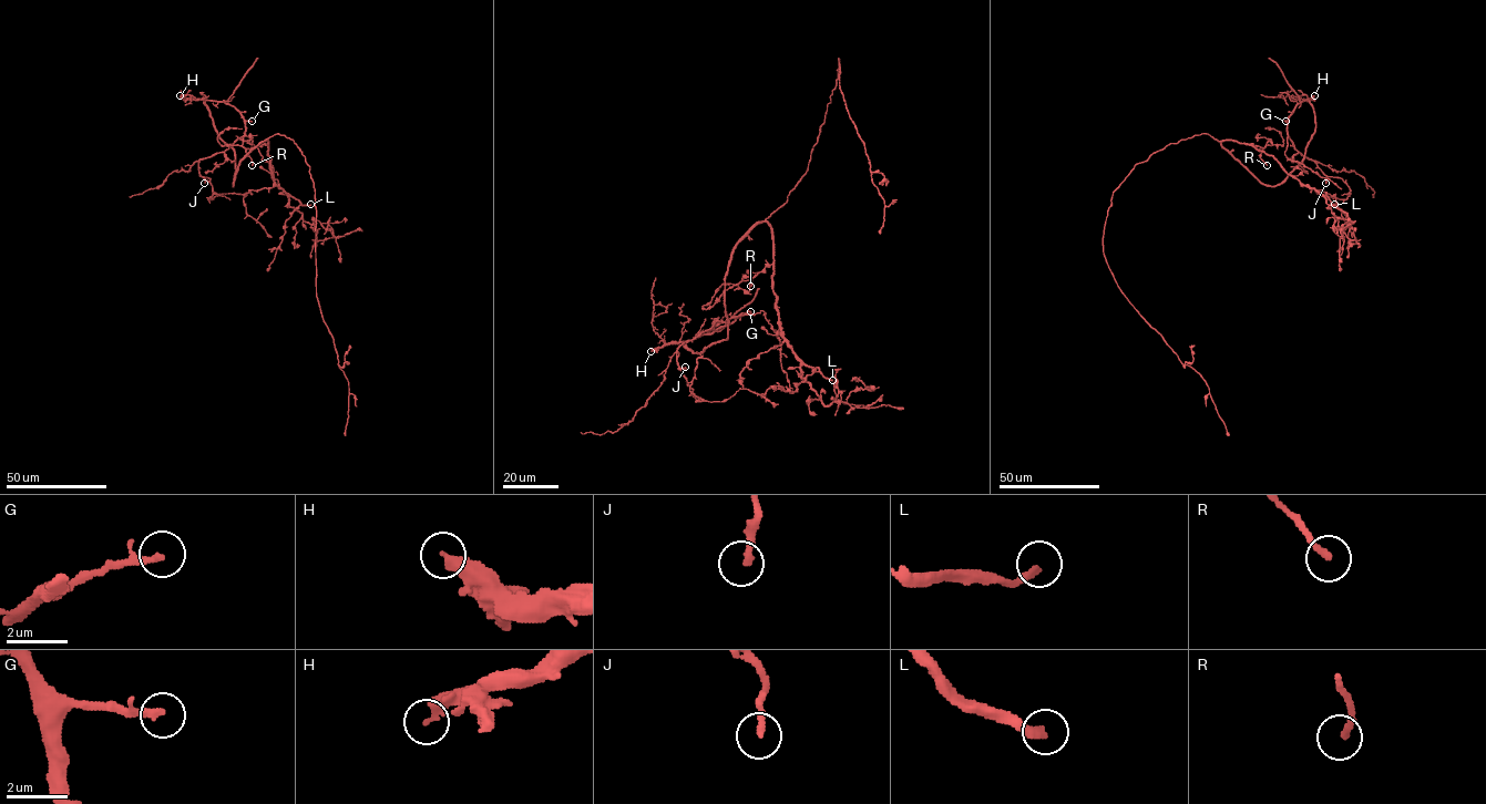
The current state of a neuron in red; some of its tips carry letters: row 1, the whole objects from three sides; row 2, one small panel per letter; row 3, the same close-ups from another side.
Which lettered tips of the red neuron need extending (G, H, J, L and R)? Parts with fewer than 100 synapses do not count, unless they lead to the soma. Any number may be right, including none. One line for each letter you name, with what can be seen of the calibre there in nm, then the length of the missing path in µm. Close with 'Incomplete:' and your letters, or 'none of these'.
H: calibre 320 nm; missing 170 µm
L: calibre 280 nm; missing 100 µm
Incomplete: H, L

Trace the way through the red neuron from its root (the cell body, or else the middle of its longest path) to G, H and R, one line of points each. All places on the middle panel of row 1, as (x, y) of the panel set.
G: (767, 218), (738, 241), (731, 255), (725, 277), (728, 337), (699, 353), (686, 346), (750, 311)
H: (767, 218), (738, 241), (731, 255), (725, 277), (726, 339), (699, 353), (683, 343), (664, 343), (651, 351)
R: (767, 218), (774, 263), (750, 278), (742, 279), (748, 277), (750, 286)

